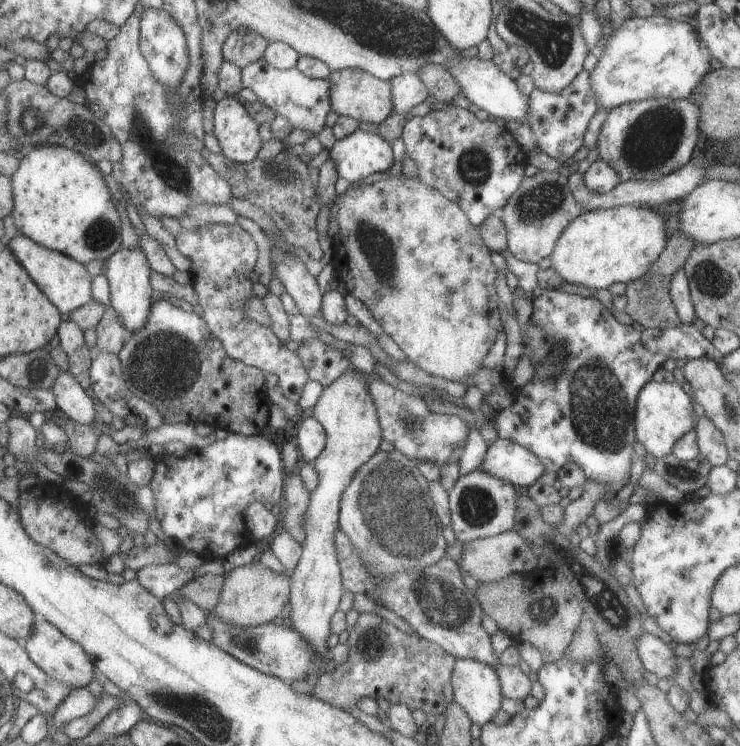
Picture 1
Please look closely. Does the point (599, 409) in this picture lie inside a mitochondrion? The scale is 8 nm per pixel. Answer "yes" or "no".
yes

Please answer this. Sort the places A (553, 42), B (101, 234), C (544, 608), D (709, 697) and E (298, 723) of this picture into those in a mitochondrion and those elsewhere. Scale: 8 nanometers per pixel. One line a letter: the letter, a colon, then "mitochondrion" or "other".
A: mitochondrion
B: mitochondrion
C: mitochondrion
D: other
E: other

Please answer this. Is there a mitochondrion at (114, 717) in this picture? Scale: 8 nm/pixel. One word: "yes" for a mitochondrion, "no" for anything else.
no

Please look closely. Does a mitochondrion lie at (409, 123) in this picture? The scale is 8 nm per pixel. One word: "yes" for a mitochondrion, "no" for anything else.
no

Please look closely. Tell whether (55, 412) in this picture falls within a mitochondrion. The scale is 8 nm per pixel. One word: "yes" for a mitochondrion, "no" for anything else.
no

